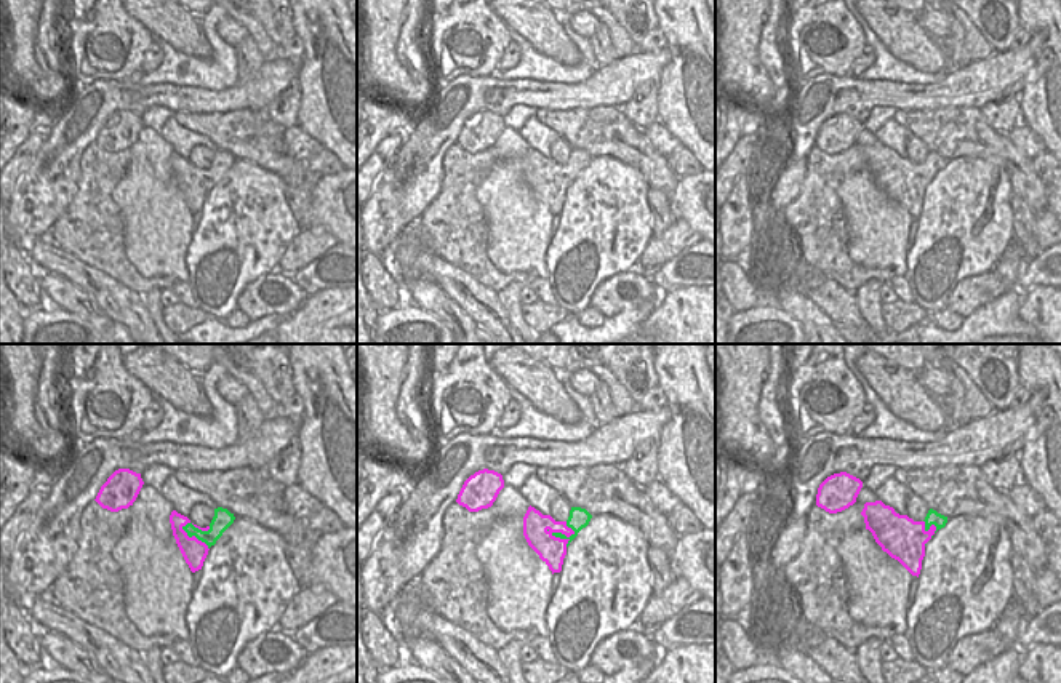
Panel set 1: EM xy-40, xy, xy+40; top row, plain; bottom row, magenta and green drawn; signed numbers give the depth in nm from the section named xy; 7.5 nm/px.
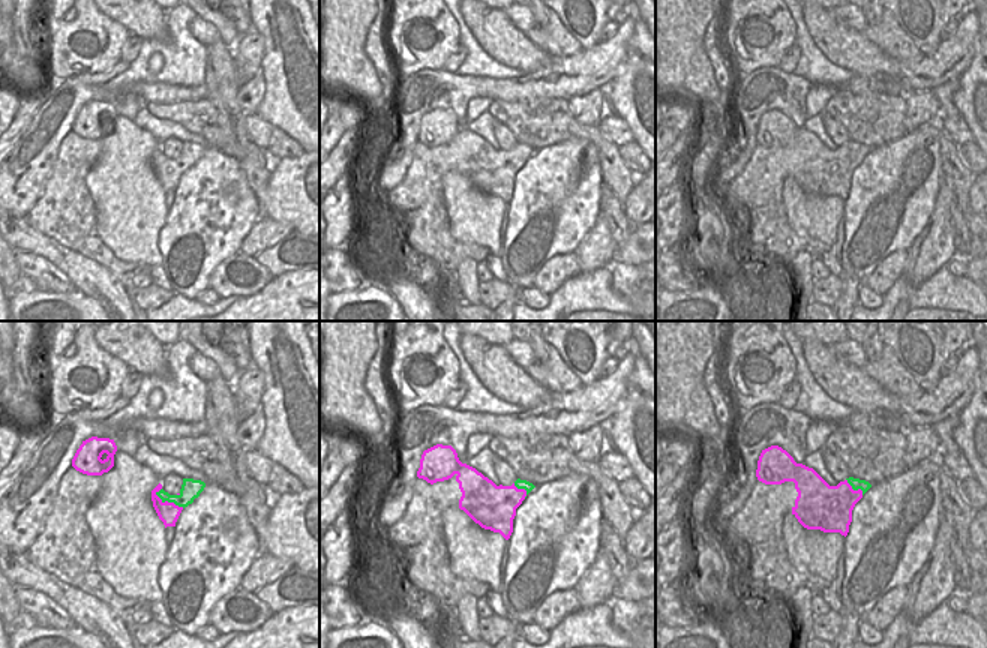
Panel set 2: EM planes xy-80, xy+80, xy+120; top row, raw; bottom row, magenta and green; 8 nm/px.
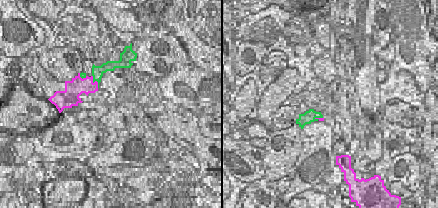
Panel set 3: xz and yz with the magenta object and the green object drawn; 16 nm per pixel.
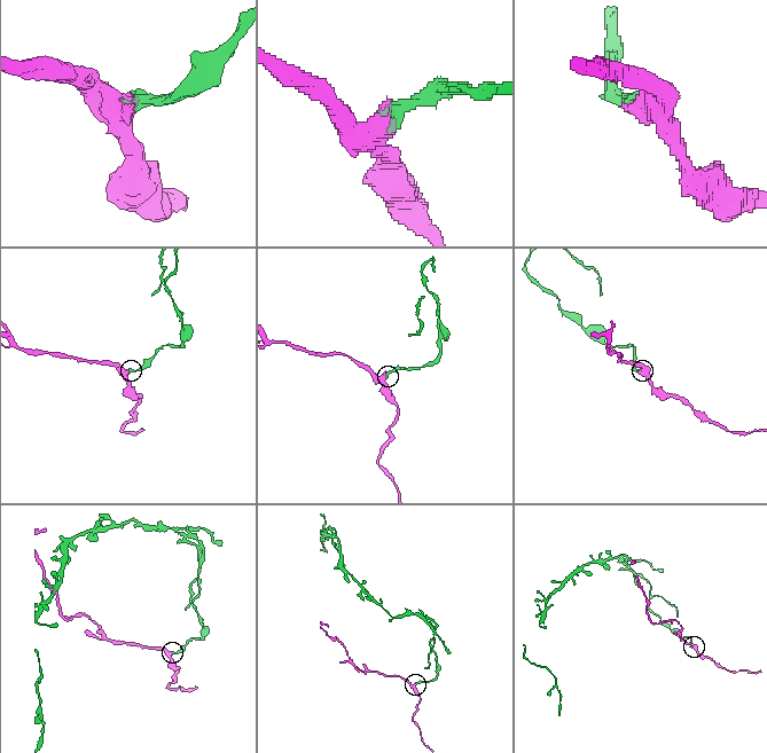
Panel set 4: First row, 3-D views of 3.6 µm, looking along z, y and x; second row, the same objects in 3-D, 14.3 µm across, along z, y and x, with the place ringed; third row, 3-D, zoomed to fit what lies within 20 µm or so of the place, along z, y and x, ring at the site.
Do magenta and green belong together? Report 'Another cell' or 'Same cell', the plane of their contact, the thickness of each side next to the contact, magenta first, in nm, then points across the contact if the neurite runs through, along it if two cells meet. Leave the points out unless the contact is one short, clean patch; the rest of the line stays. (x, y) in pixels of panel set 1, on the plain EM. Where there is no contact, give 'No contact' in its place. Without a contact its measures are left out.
Another cell. Touches magenta in xy-40. Thickness 180 nm (magenta) against 140 nm

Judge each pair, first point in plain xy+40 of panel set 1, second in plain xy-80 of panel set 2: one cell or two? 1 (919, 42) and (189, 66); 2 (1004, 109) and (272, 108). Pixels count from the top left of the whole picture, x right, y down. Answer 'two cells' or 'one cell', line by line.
1: two cells
2: two cells

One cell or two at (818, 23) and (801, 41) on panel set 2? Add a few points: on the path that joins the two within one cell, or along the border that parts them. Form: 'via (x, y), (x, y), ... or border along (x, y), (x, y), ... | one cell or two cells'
border along (803, 15), (812, 41), (828, 60) | two cells

